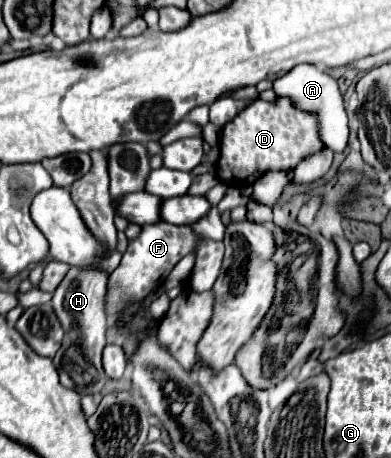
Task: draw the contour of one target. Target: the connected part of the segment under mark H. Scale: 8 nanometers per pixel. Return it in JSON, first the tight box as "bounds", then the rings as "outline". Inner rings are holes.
{"bounds":[52,268,108,394],"outline":[[[70,268],[66,278],[60,282],[52,296],[54,312],[64,328],[64,342],[54,356],[54,366],[60,374],[62,386],[76,390],[78,394],[98,394],[106,384],[106,374],[102,368],[102,350],[106,346],[106,328],[108,320],[104,314],[104,294],[106,294],[106,280],[108,276],[96,268],[80,270]]]}

